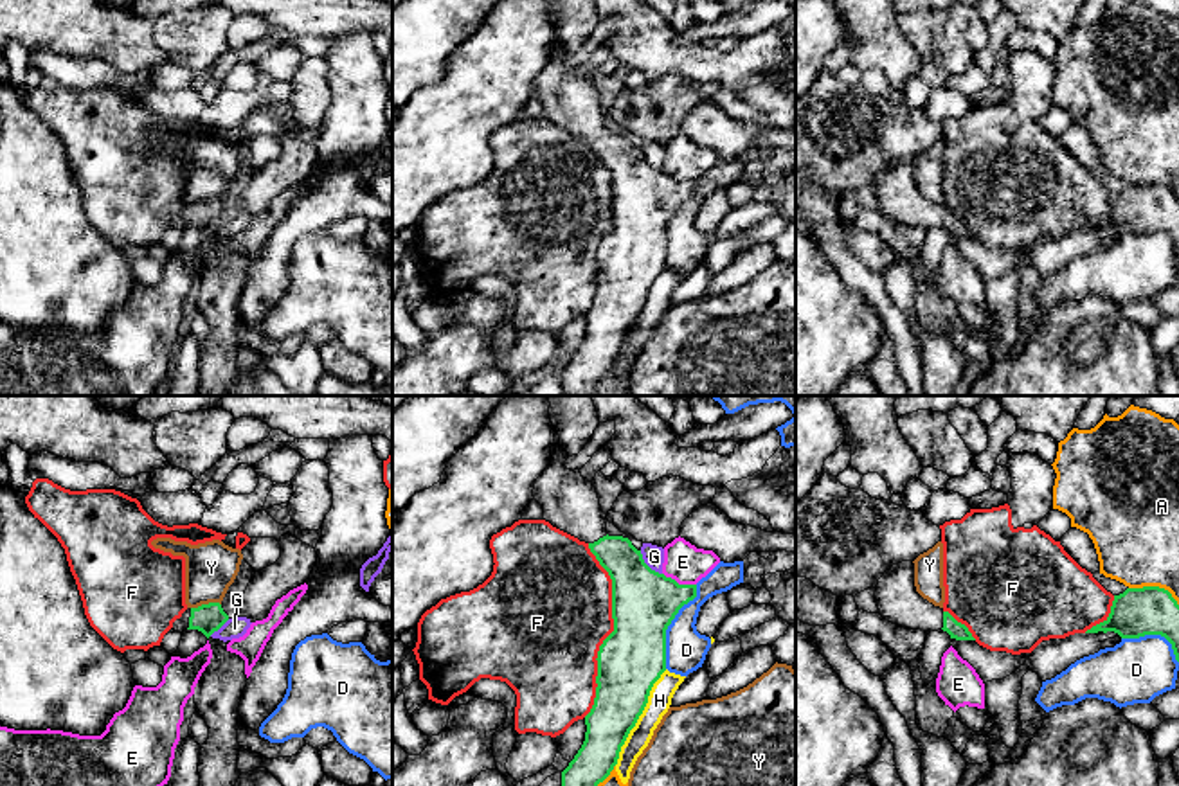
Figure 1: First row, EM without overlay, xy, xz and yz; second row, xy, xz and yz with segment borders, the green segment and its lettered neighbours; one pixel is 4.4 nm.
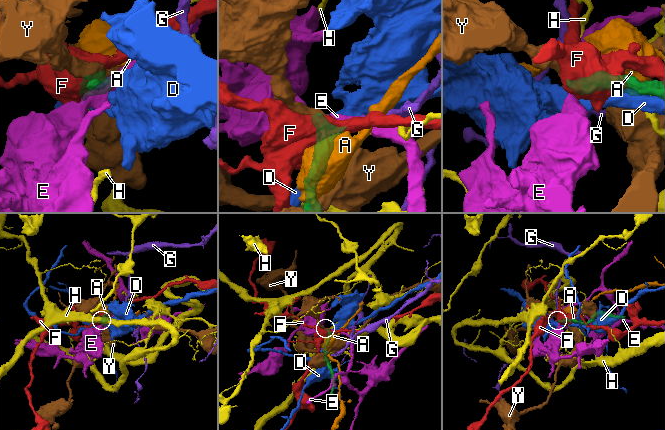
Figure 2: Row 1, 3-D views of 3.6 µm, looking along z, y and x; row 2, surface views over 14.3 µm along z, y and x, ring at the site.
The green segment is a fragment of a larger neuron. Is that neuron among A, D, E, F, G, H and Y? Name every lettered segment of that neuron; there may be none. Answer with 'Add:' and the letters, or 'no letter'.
Add: no letter

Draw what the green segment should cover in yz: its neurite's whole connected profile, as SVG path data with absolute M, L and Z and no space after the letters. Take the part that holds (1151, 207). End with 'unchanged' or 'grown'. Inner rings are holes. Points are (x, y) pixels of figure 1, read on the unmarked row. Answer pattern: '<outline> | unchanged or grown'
M1159 183L1127 185L1114 192L1109 214L1085 230L1114 228L1121 236L1165 234L1179 259L1179 201Z | unchanged

